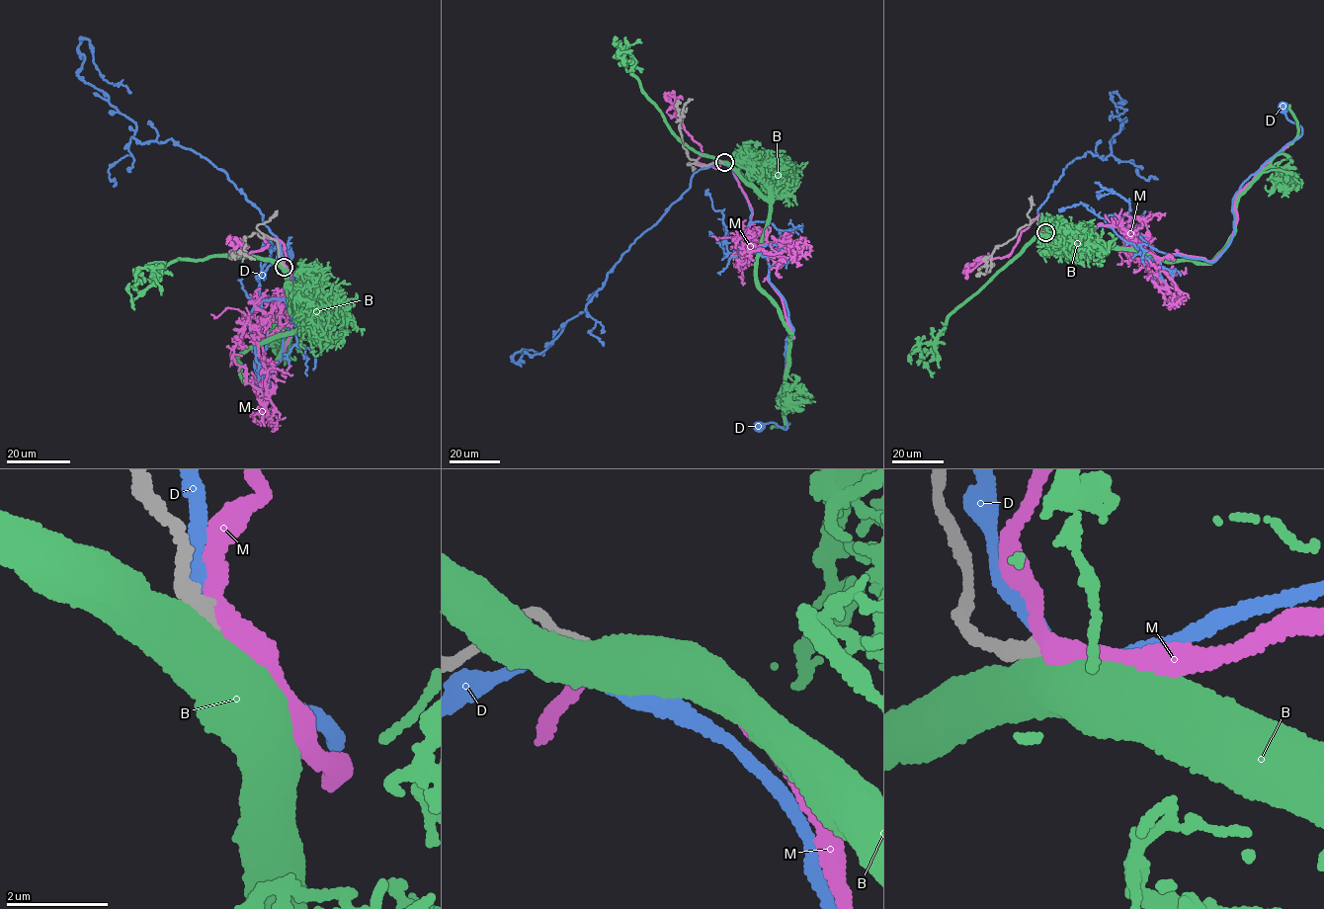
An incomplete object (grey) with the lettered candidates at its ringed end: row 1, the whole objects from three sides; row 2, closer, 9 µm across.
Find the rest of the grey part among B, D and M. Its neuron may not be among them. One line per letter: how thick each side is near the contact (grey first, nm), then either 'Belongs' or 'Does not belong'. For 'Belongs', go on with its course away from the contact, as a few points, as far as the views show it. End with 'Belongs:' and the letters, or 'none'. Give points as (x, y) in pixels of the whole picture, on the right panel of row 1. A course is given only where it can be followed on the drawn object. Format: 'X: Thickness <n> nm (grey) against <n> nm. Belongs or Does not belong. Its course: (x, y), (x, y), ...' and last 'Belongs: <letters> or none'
B: Thickness 400 nm (grey) against 750 nm. Does not belong
D: Thickness 400 nm (grey) against 280 nm. Does not belong
M: Thickness 360 nm (grey) against 360 nm. Does not belong
Belongs: none

